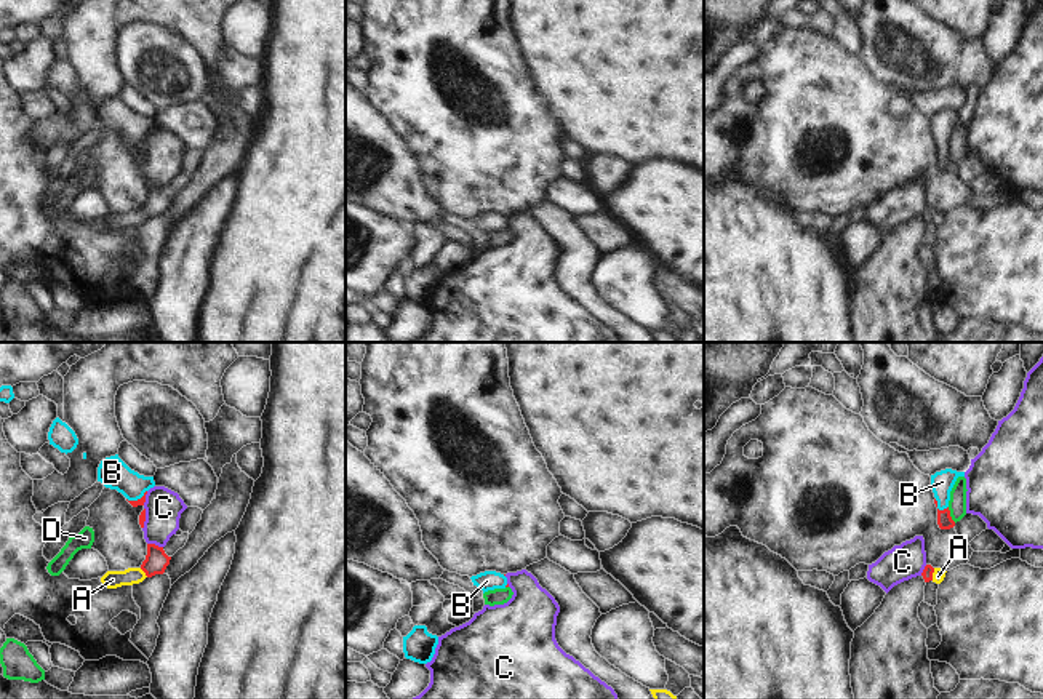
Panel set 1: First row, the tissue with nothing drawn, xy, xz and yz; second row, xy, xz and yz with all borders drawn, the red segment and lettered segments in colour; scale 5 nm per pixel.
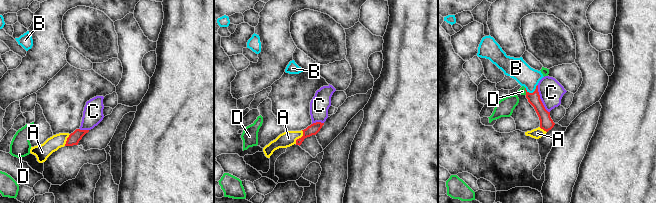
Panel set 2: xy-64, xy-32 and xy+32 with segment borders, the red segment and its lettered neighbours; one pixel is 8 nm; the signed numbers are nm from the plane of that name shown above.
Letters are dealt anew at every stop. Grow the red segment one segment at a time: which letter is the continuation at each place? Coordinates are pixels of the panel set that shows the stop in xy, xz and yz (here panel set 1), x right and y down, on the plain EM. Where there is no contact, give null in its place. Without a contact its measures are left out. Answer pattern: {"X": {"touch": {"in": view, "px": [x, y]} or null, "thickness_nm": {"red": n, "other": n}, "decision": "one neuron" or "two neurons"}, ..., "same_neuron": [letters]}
{"A": {"touch": {"in": "yz", "px": [931, 216]}, "thickness_nm": {"red": 50, "other": 60}, "decision": "two neurons"}, "B": {"touch": {"in": "yz", "px": [938, 151]}, "thickness_nm": {"red": 80, "other": 120}, "decision": "one neuron"}, "C": {"touch": {"in": "xy", "px": [154, 186]}, "thickness_nm": {"red": 120, "other": 190}, "decision": "two neurons"}, "D": {"touch": {"in": "yz", "px": [949, 157]}, "thickness_nm": {"red": 80, "other": 90}, "decision": "two neurons"}, "same_neuron": ["B"]}

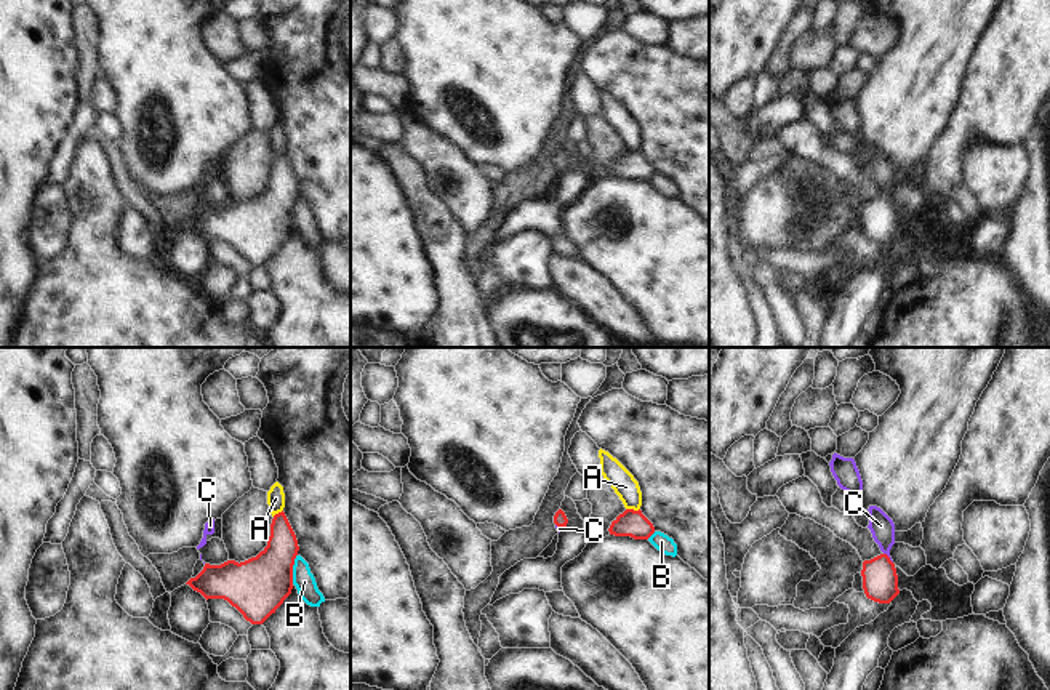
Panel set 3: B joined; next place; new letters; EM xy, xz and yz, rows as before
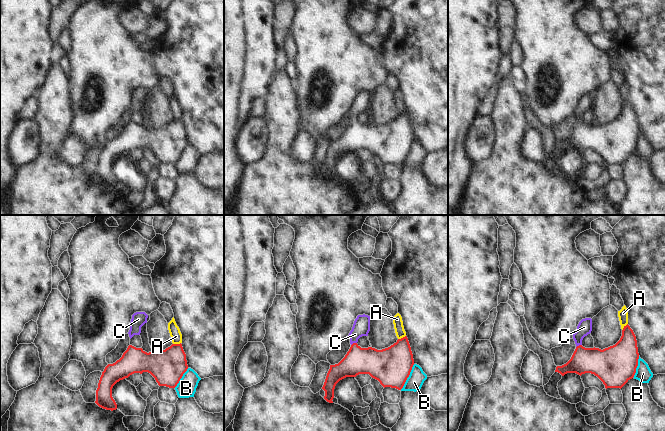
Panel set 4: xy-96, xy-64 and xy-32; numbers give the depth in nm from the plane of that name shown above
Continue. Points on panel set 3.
{"A": {"touch": {"in": "xz", "px": [633, 151]}, "thickness_nm": {"red": 140, "other": 120}, "decision": "two neurons"}, "B": {"touch": {"in": "xy", "px": [292, 210]}, "thickness_nm": {"red": 300, "other": 110}, "decision": "two neurons"}, "C": {"touch": {"in": "yz", "px": [889, 199]}, "thickness_nm": {"red": 180, "other": 120}, "decision": "one neuron"}, "same_neuron": ["C"]}

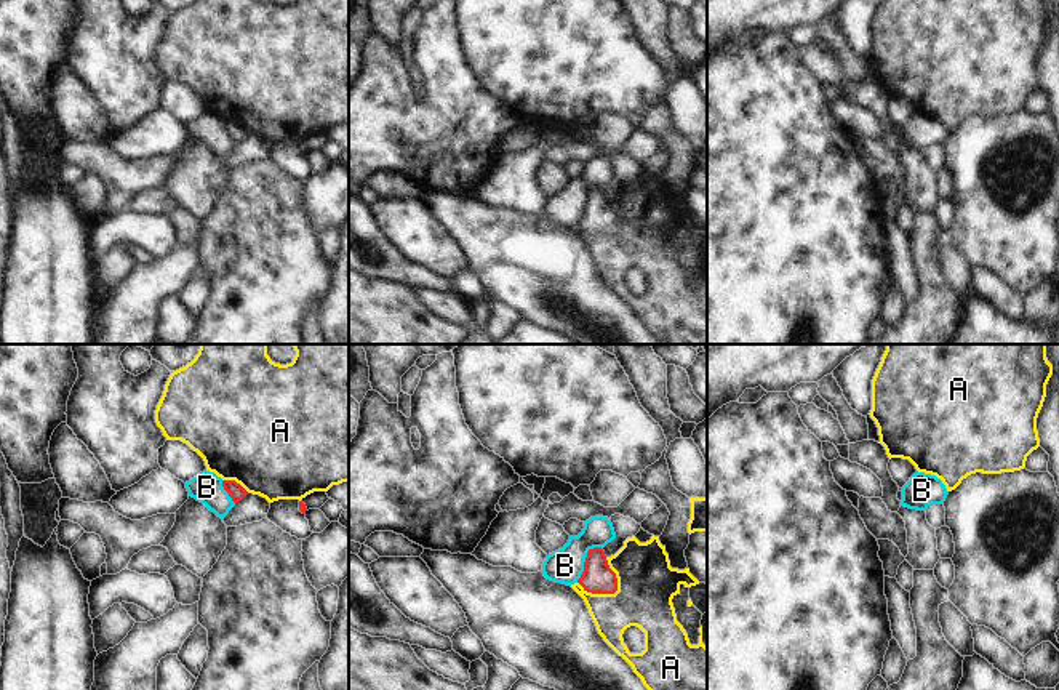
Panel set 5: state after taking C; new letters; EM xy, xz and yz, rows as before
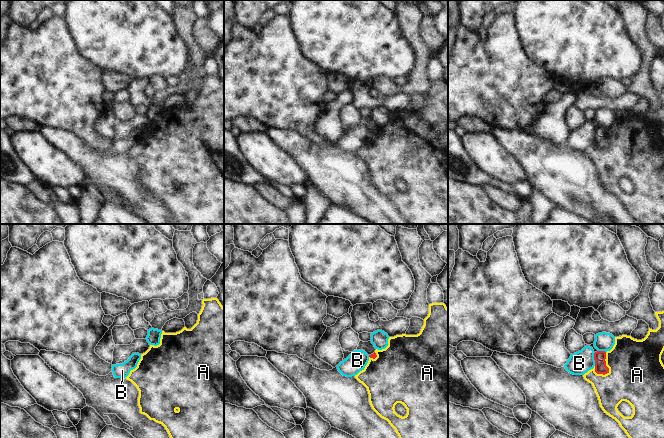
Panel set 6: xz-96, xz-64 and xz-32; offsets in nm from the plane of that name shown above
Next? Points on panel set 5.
{"A": {"touch": {"in": "xz", "px": [616, 231]}, "thickness_nm": {"red": 160, "other": 300}, "decision": "two neurons"}, "B": {"touch": {"in": "xz", "px": [586, 202]}, "thickness_nm": {"red": 160, "other": 180}, "decision": "two neurons"}, "same_neuron": []}

